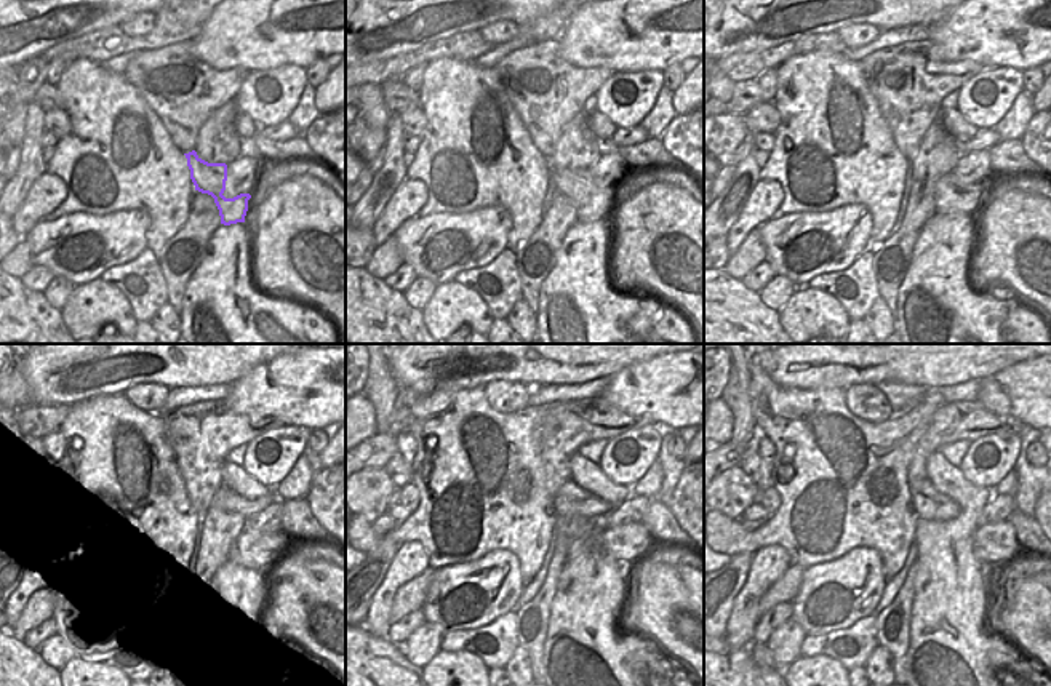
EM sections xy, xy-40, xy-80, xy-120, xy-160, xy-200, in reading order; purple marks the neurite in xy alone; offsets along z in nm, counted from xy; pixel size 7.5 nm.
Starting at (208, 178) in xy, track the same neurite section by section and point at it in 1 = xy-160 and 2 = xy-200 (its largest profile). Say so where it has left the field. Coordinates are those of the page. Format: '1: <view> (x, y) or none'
1: xy-160 (626, 544)
2: xy-200 (995, 542)

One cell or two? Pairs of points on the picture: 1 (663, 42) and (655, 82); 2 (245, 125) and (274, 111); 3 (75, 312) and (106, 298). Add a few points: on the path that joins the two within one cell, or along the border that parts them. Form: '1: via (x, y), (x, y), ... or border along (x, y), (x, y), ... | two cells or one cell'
1: border along (661, 71), (621, 72) | two cells
2: border along (239, 111), (245, 112), (259, 127) | two cells
3: via (83, 312), (98, 304) | one cell

